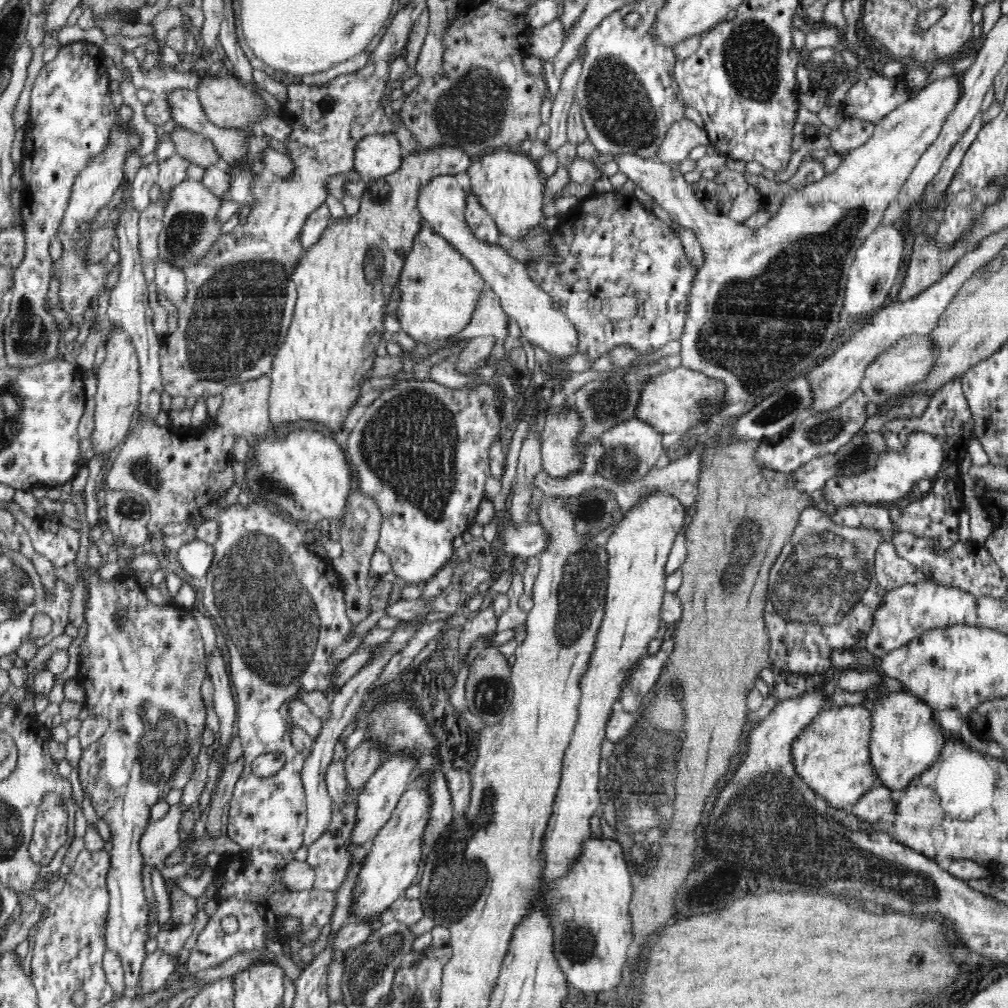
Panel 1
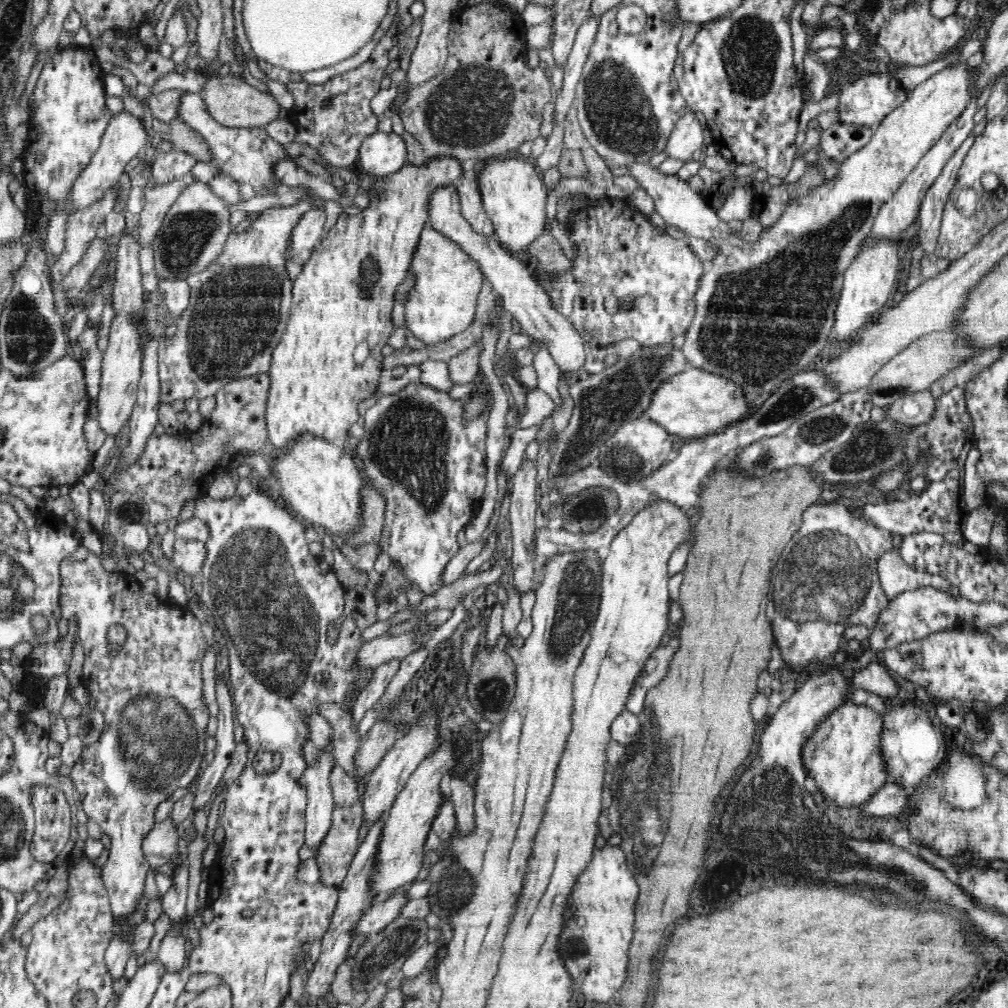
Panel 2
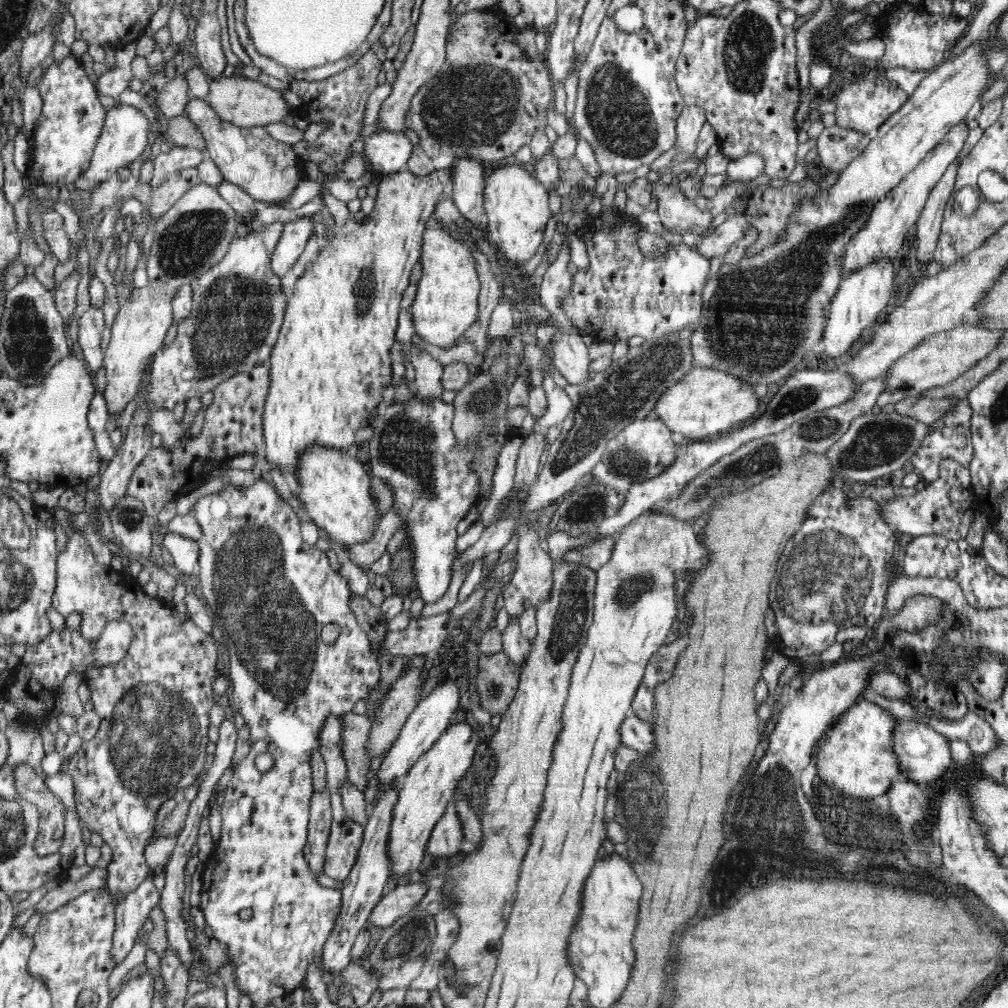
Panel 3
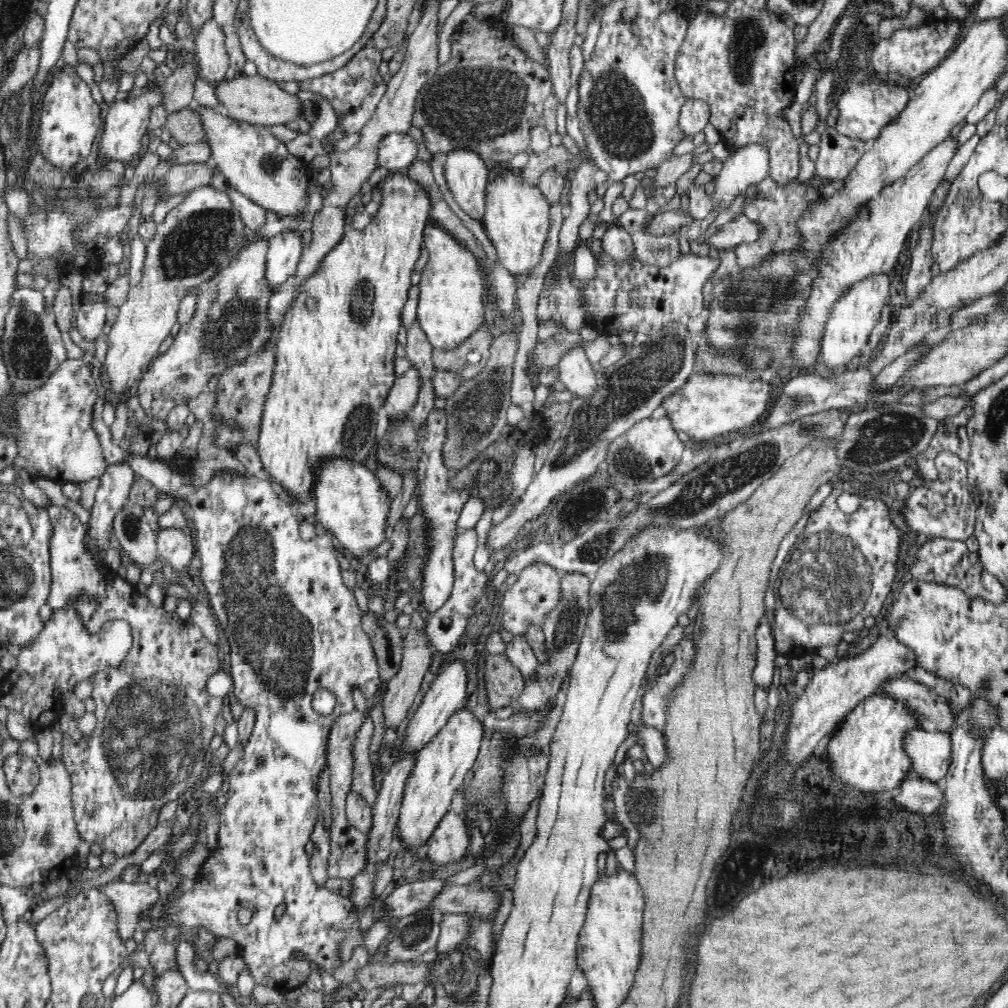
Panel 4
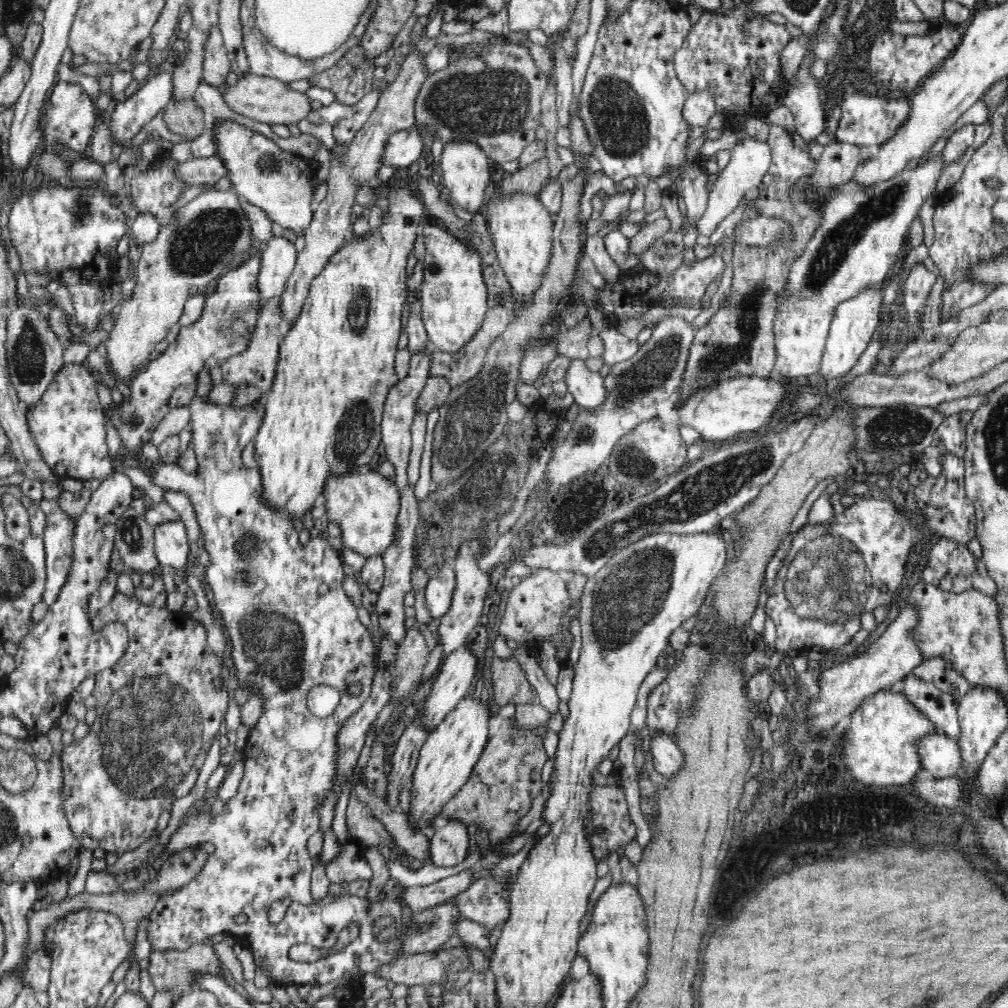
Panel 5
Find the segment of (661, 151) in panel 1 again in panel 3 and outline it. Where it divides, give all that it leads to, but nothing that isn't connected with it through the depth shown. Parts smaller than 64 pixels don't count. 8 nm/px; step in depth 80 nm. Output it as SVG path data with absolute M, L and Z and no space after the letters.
M685 105L677 119L674 147L679 148L679 152L695 152L698 135L706 123L707 119L702 108Z

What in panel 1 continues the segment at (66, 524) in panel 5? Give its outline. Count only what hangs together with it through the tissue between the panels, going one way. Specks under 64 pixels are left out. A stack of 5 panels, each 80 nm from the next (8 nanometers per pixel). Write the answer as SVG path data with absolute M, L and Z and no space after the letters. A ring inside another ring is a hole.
M72 561L56 570L58 578L66 582L66 585L74 586L80 580L88 584L84 611L87 637L81 646L76 678L86 691L84 705L89 714L109 719L109 730L96 744L83 751L78 765L78 780L88 794L98 818L103 818L110 828L113 847L109 852L111 859L105 882L109 892L106 945L122 962L125 986L137 990L142 976L142 964L148 954L148 932L152 921L142 883L145 862L139 849L140 836L150 823L150 806L164 801L170 790L182 790L192 778L206 728L206 706L200 695L200 686L206 676L207 662L200 629L192 610L179 608L171 602L153 604L137 579L125 578L126 590L122 590L124 578L120 578L116 584L116 580L112 582L110 579L102 579L98 569L92 571L89 565L83 568L81 575L77 568ZM116 614L125 614L125 621L121 625L116 623Z

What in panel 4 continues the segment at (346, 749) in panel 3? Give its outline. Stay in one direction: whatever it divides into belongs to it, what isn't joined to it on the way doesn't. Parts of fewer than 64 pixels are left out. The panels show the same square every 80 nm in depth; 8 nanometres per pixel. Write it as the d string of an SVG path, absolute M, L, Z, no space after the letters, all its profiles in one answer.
M366 714L364 724L360 726L354 744L354 768L352 768L351 790L357 792L372 807L378 792L374 789L373 764L370 762L368 746L373 737L374 724L370 715Z

